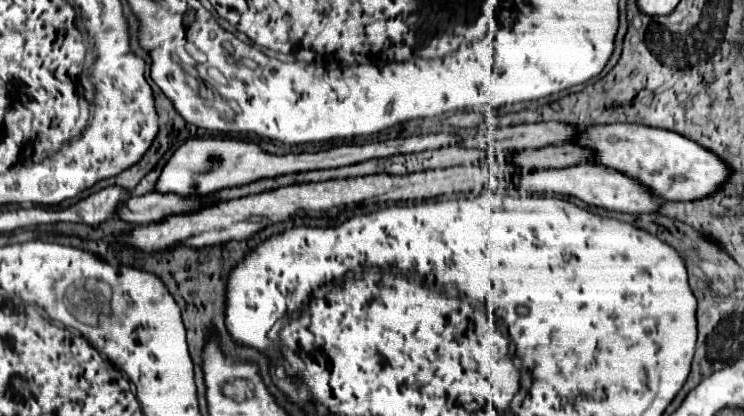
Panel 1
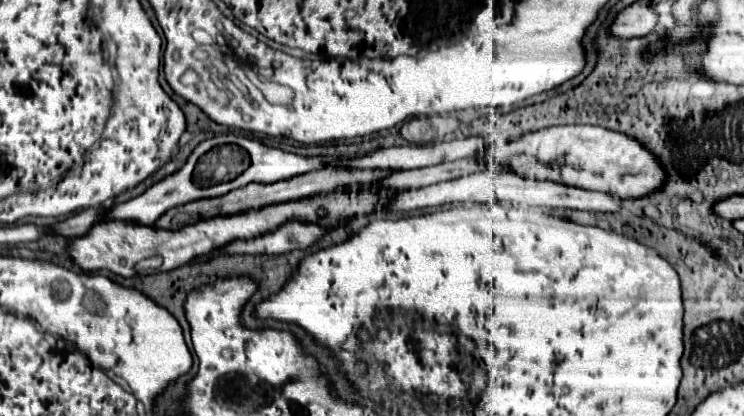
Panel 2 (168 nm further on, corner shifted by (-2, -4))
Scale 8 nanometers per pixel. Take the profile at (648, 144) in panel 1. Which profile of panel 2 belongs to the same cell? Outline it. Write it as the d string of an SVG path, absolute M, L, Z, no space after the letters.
M552 126L504 144L490 144L480 154L488 164L504 164L520 176L556 180L566 186L598 190L618 198L642 198L664 184L664 170L658 160L634 138L600 126Z

